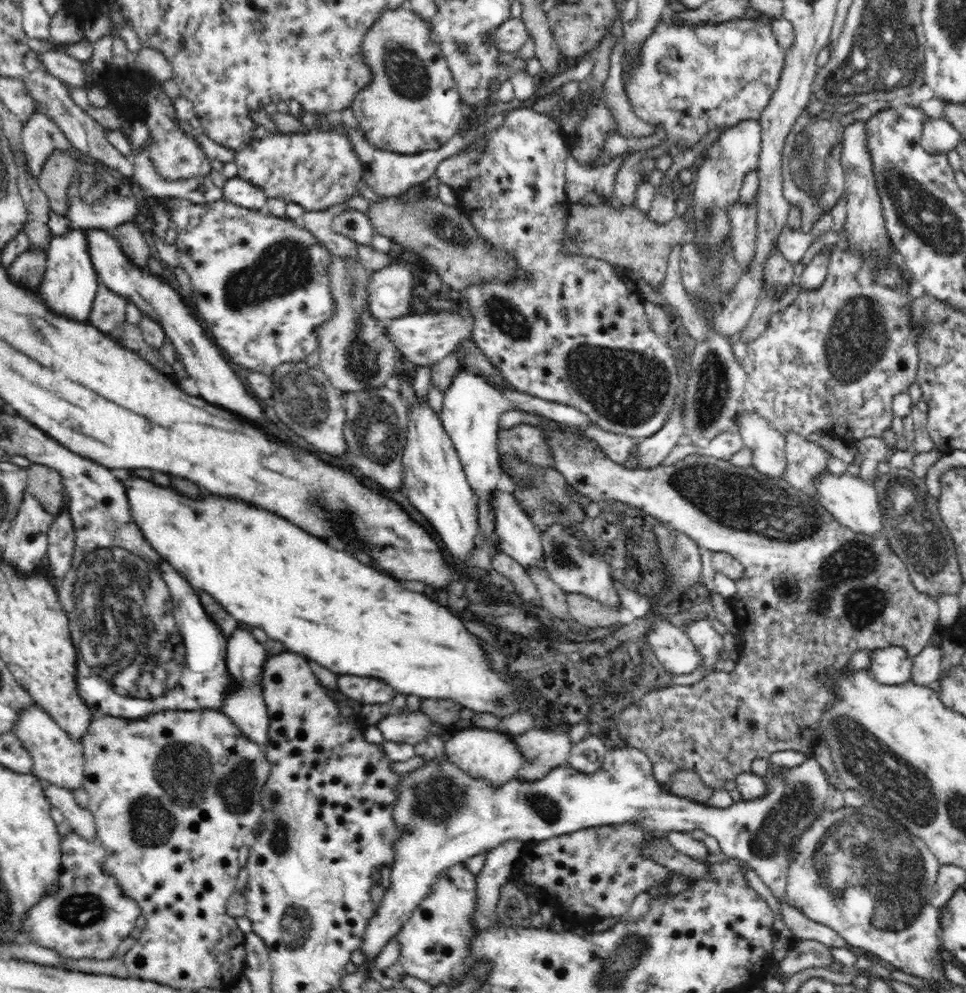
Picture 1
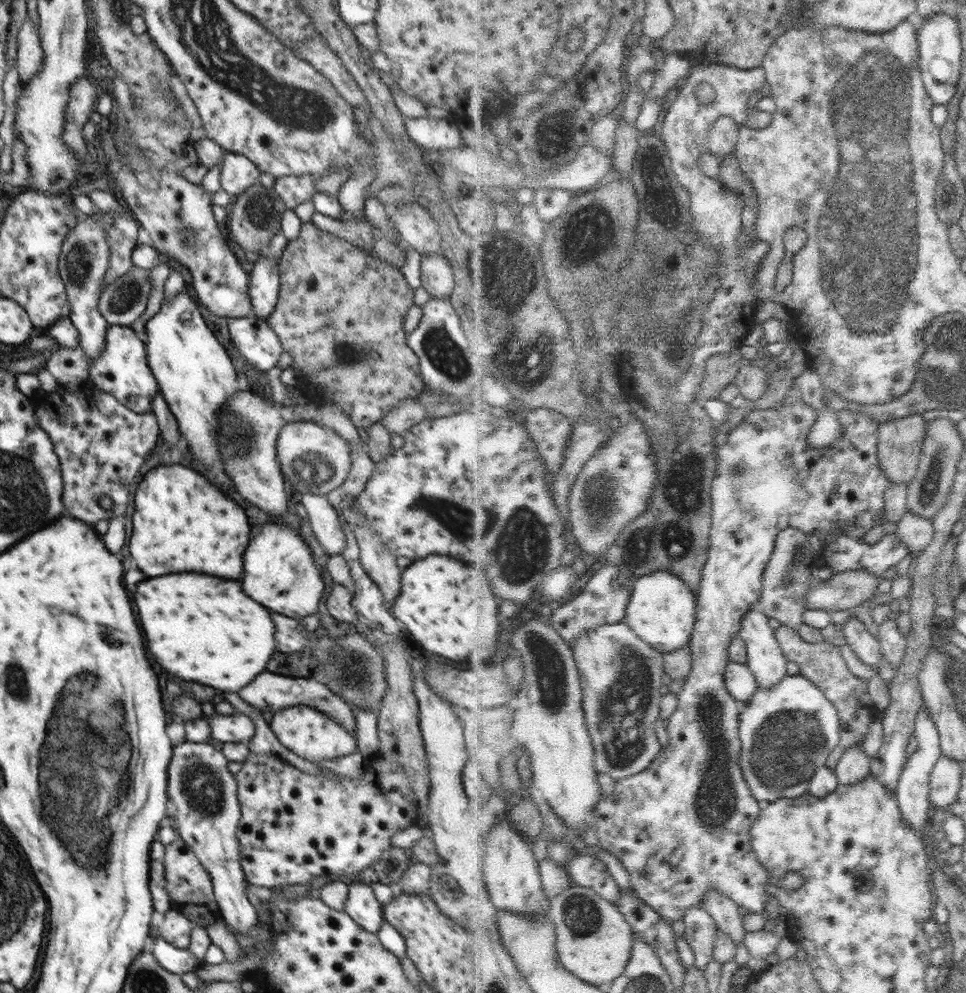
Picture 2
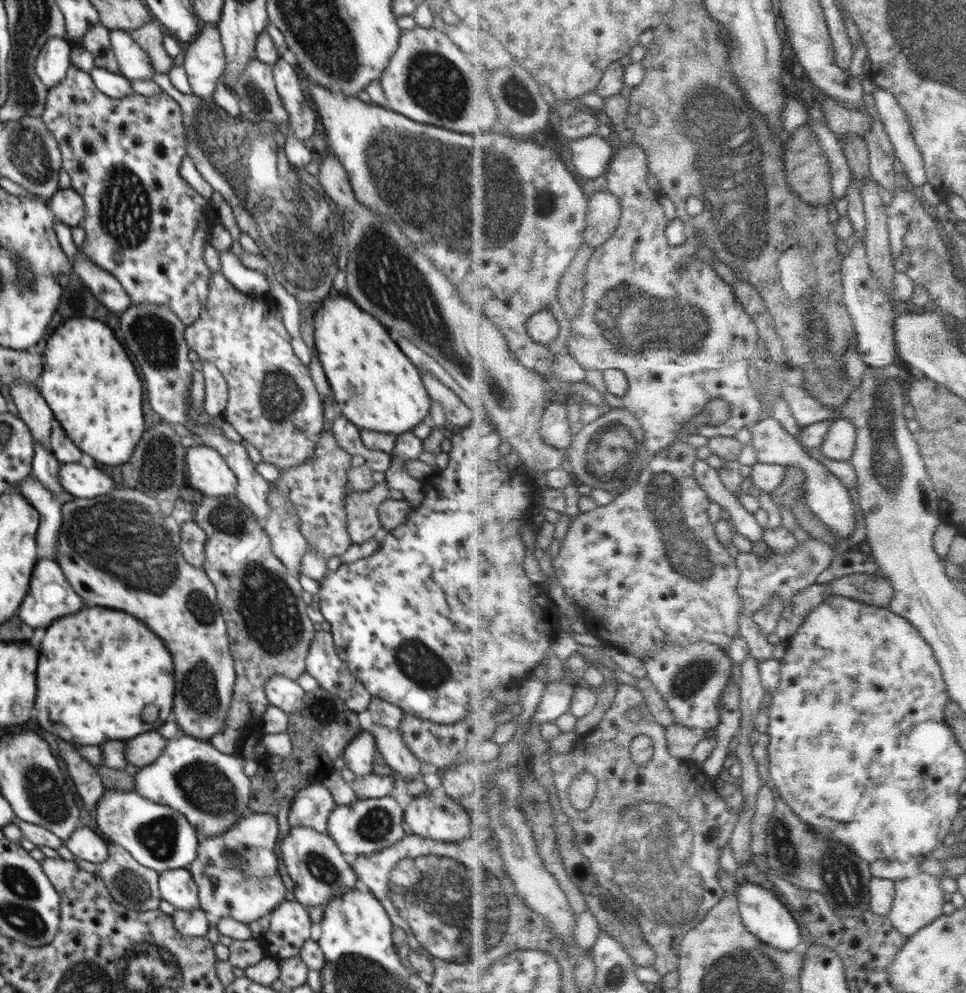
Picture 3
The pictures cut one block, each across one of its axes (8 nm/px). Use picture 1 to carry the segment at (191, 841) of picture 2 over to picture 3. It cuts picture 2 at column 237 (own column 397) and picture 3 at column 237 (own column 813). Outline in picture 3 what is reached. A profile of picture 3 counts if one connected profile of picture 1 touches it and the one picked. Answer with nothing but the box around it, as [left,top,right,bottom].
[134,734,252,839]

